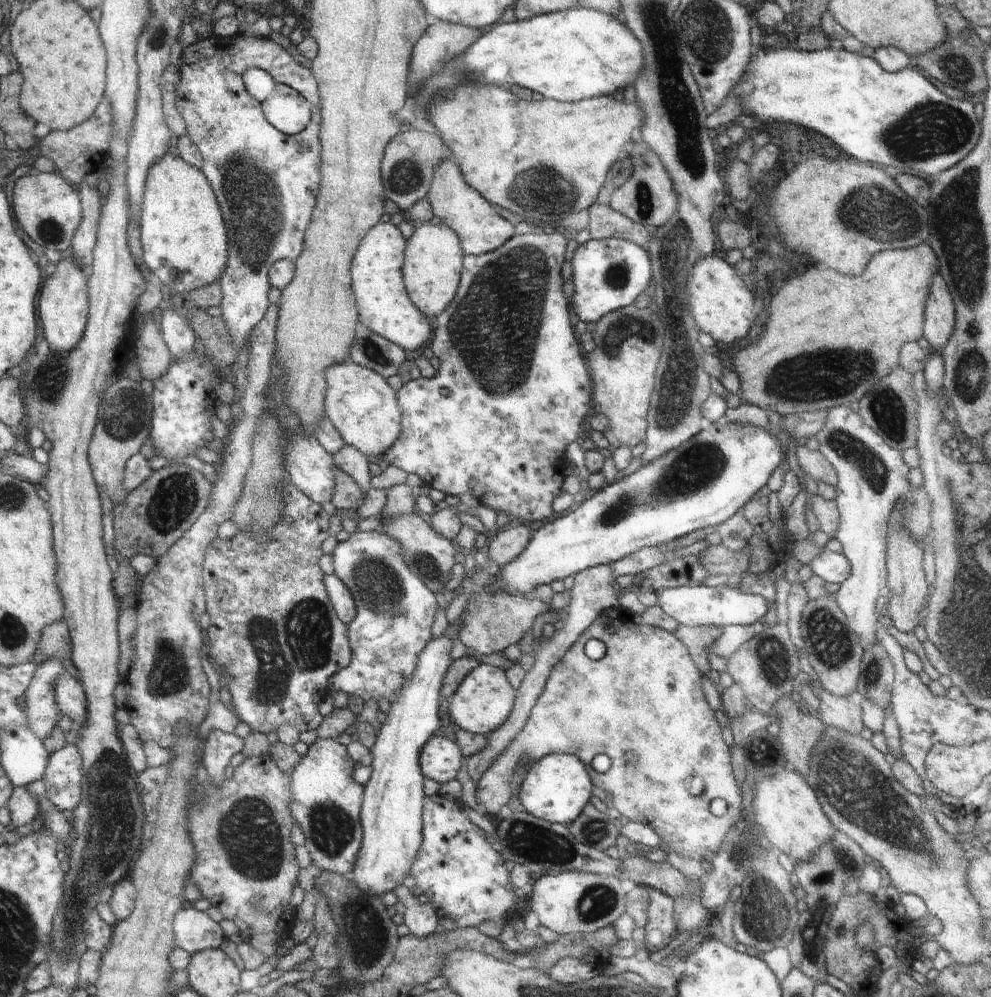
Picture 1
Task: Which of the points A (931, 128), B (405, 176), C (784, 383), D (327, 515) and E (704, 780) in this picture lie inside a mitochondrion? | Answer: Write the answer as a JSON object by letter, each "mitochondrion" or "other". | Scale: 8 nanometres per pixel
{"A":"mitochondrion","B":"mitochondrion","C":"mitochondrion","D":"other","E":"other"}

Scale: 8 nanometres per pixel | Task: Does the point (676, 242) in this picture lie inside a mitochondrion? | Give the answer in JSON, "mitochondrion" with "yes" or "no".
{"mitochondrion":"yes"}

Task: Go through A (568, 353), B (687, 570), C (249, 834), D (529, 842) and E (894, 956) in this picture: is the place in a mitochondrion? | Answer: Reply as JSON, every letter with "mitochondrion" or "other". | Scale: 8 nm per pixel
{"A":"other","B":"other","C":"mitochondrion","D":"mitochondrion","E":"other"}

